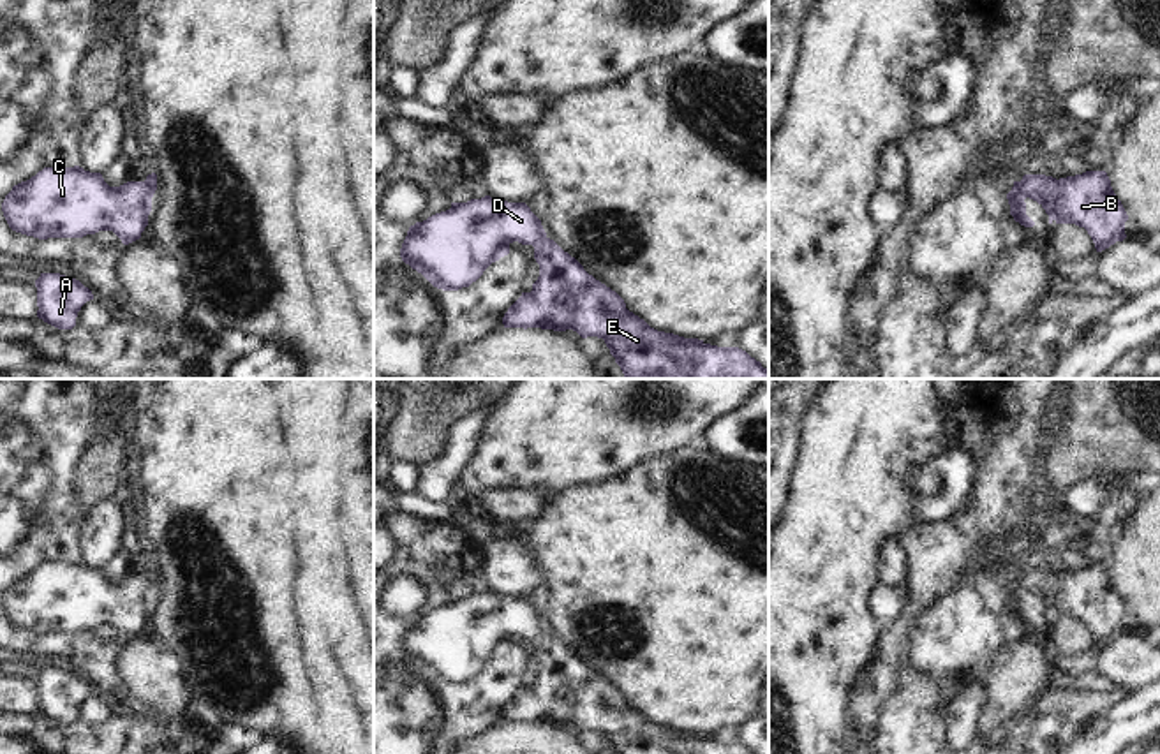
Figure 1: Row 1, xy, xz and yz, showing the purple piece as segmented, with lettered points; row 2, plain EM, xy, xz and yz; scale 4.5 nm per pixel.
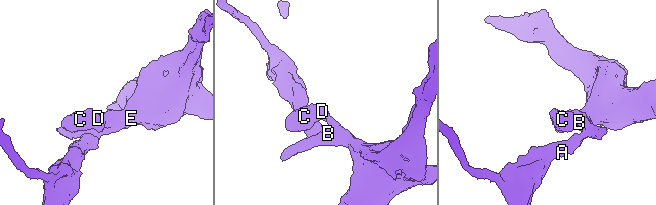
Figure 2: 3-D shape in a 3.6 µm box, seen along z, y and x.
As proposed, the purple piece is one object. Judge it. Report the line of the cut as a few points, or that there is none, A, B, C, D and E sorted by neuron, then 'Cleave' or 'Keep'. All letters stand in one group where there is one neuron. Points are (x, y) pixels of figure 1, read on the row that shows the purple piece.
No split. Groups: A B C D E. Keep

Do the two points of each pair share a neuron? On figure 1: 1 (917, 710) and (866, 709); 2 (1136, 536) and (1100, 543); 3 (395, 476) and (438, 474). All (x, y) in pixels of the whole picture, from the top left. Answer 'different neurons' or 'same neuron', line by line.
1: different neurons
2: different neurons
3: different neurons

